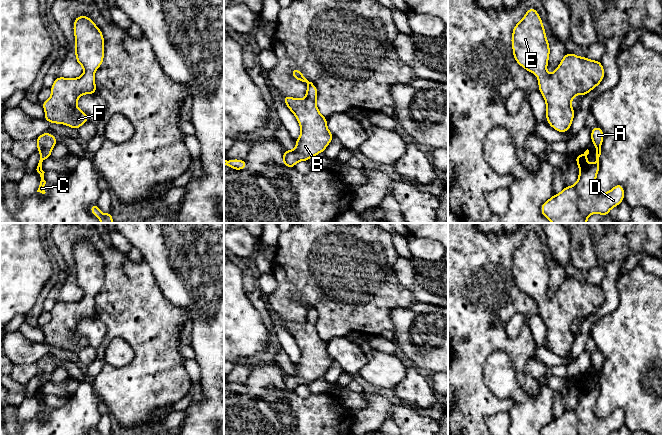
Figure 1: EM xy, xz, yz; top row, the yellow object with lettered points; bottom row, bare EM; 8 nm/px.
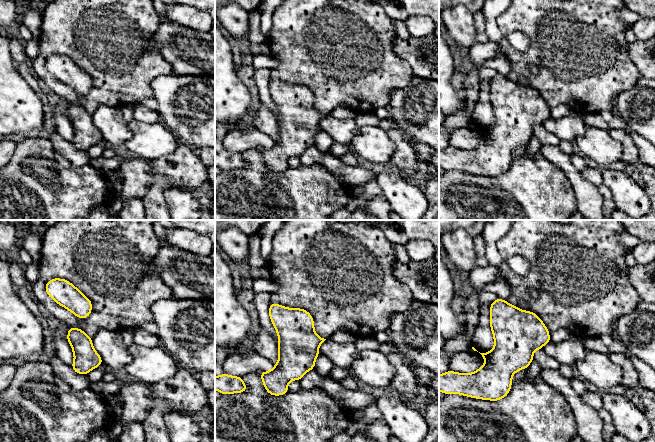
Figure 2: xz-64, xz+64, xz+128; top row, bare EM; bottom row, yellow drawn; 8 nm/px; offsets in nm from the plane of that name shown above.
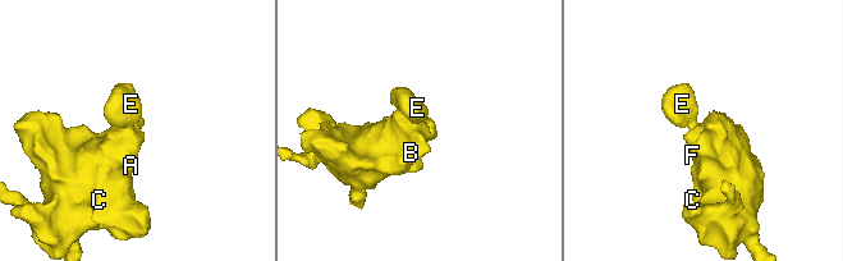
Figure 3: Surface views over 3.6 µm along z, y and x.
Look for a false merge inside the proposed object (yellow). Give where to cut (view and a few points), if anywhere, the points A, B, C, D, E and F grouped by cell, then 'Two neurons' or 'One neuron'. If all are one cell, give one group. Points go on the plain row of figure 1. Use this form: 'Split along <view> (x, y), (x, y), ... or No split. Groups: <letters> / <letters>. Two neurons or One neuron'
No split. Groups: A B C D E F. One neuron

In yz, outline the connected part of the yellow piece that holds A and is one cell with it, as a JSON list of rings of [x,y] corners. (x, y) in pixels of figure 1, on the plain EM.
[[[597,349],[591,354],[591,365],[596,372],[596,385],[590,389],[587,386],[587,373],[583,378],[576,379],[579,390],[579,400],[573,410],[565,410],[559,417],[554,418],[541,430],[541,435],[610,435],[624,425],[624,412],[615,409],[606,417],[596,414],[596,400],[600,393],[599,381],[604,356]]]

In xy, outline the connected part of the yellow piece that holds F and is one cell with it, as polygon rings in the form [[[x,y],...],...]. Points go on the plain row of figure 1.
[[[77,240],[73,255],[76,285],[85,296],[78,302],[56,301],[50,322],[41,329],[45,334],[44,344],[77,354],[88,345],[88,339],[77,331],[78,322],[97,318],[94,297],[104,284],[104,261],[89,240]]]

